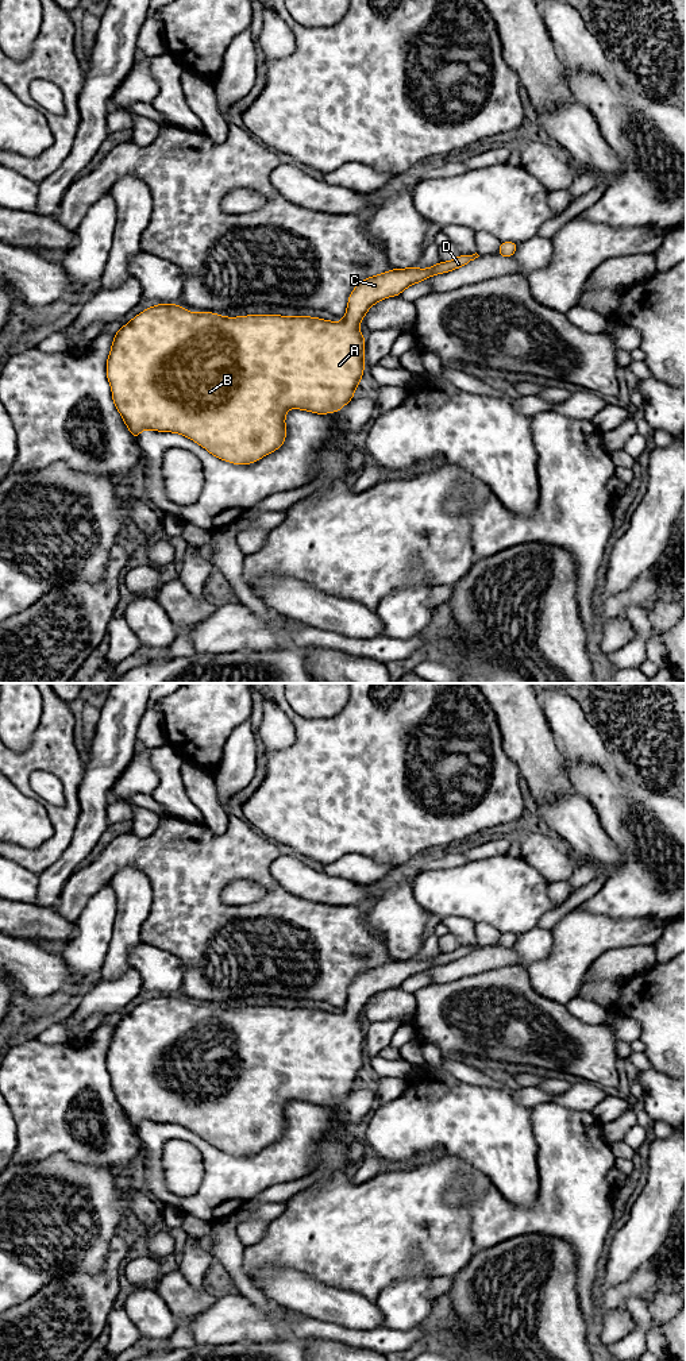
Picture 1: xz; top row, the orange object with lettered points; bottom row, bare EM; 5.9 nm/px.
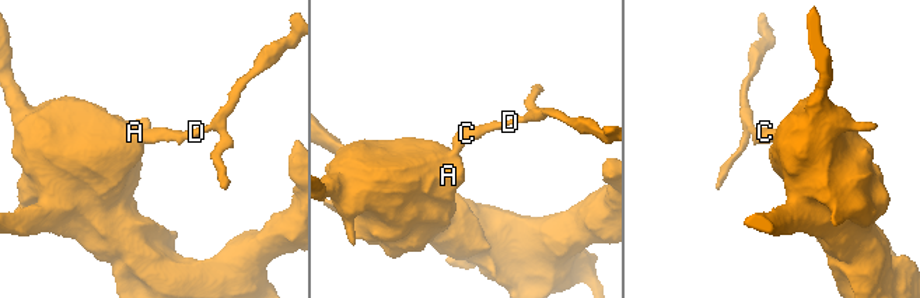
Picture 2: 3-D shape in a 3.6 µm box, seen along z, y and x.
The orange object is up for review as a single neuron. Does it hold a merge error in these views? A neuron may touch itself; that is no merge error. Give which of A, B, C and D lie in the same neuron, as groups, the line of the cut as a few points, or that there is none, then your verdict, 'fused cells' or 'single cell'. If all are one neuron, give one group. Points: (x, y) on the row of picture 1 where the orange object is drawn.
A B C D | no cut | single cell

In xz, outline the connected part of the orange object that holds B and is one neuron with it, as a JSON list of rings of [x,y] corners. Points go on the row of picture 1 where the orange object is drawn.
[[[459,255],[429,269],[392,269],[366,278],[350,294],[340,323],[280,315],[223,317],[157,304],[115,333],[107,359],[115,406],[135,440],[142,429],[177,432],[226,462],[254,463],[284,444],[288,409],[325,415],[354,398],[365,367],[365,336],[358,325],[371,305],[478,257]]]

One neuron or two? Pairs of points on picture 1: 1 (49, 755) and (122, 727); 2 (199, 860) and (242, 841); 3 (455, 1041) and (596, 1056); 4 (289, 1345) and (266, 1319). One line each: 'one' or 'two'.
1: two
2: one
3: one
4: two

